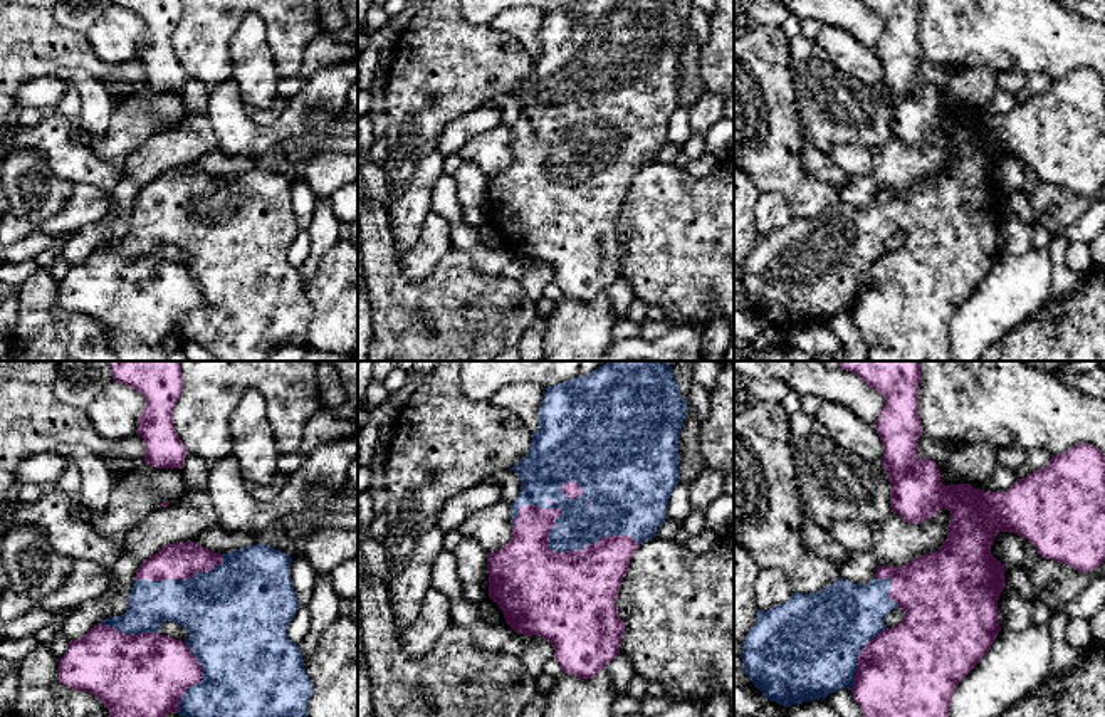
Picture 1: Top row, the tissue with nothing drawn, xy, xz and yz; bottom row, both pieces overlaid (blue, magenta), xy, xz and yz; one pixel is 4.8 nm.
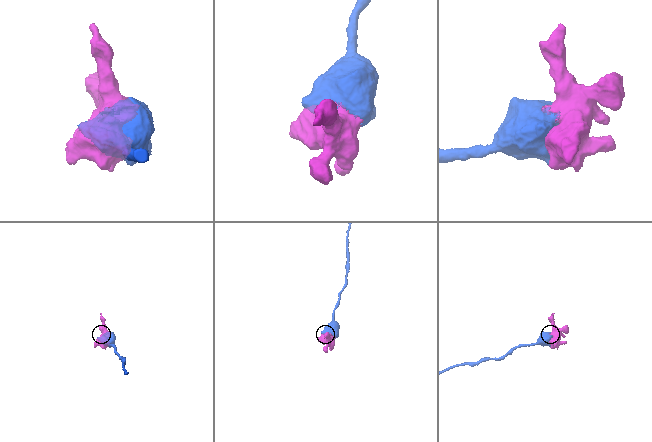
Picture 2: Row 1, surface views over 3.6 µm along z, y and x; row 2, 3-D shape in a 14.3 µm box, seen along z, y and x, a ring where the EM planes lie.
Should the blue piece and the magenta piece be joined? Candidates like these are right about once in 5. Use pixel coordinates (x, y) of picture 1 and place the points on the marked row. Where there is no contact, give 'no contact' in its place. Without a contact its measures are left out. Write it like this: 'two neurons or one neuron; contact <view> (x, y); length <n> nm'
one neuron; contact xz (551, 548); length 600 nm

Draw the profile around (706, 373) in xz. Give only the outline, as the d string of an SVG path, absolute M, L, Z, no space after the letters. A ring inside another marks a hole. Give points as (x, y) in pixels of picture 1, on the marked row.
M694 361L694 379L712 391L717 385L722 366L724 364L720 364L719 361Z

